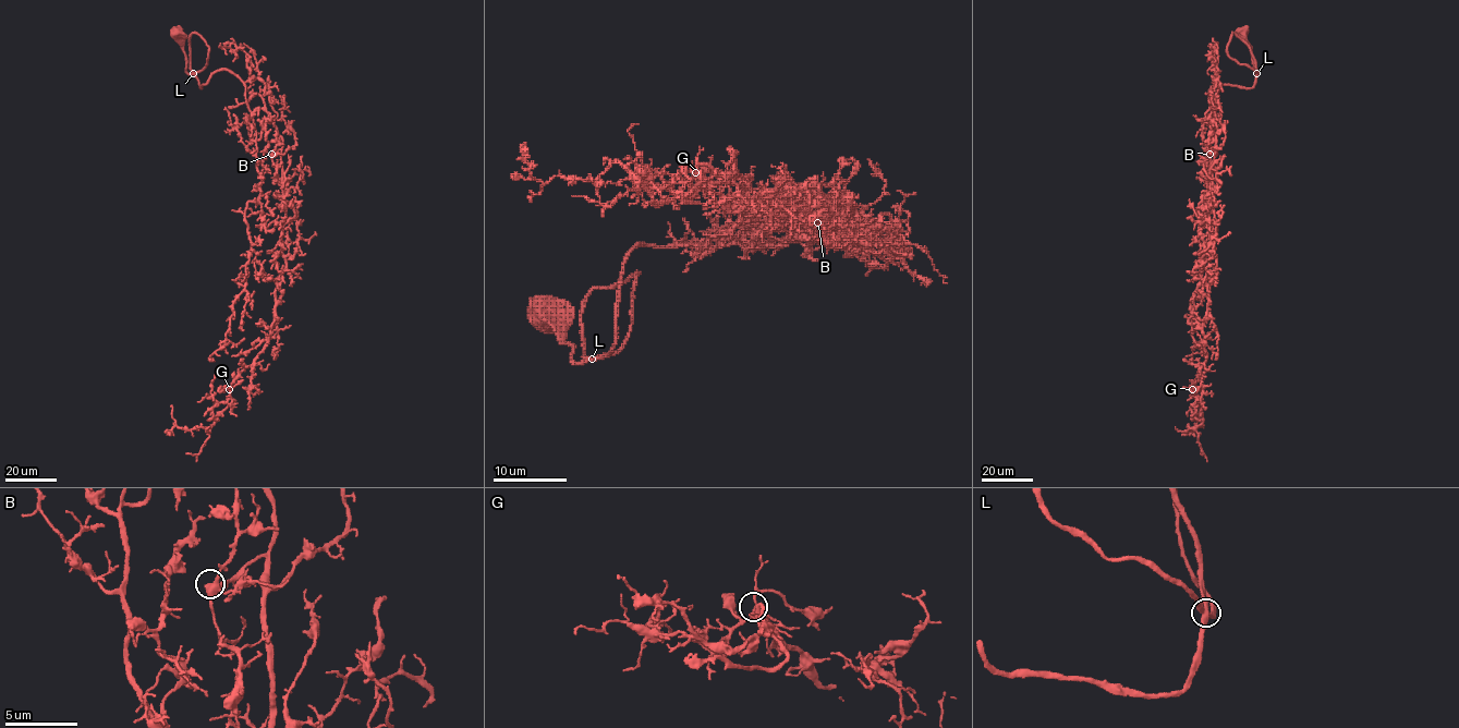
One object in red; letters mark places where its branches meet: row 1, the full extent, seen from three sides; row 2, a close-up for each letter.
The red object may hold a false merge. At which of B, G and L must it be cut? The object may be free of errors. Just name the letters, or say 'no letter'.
no letter

